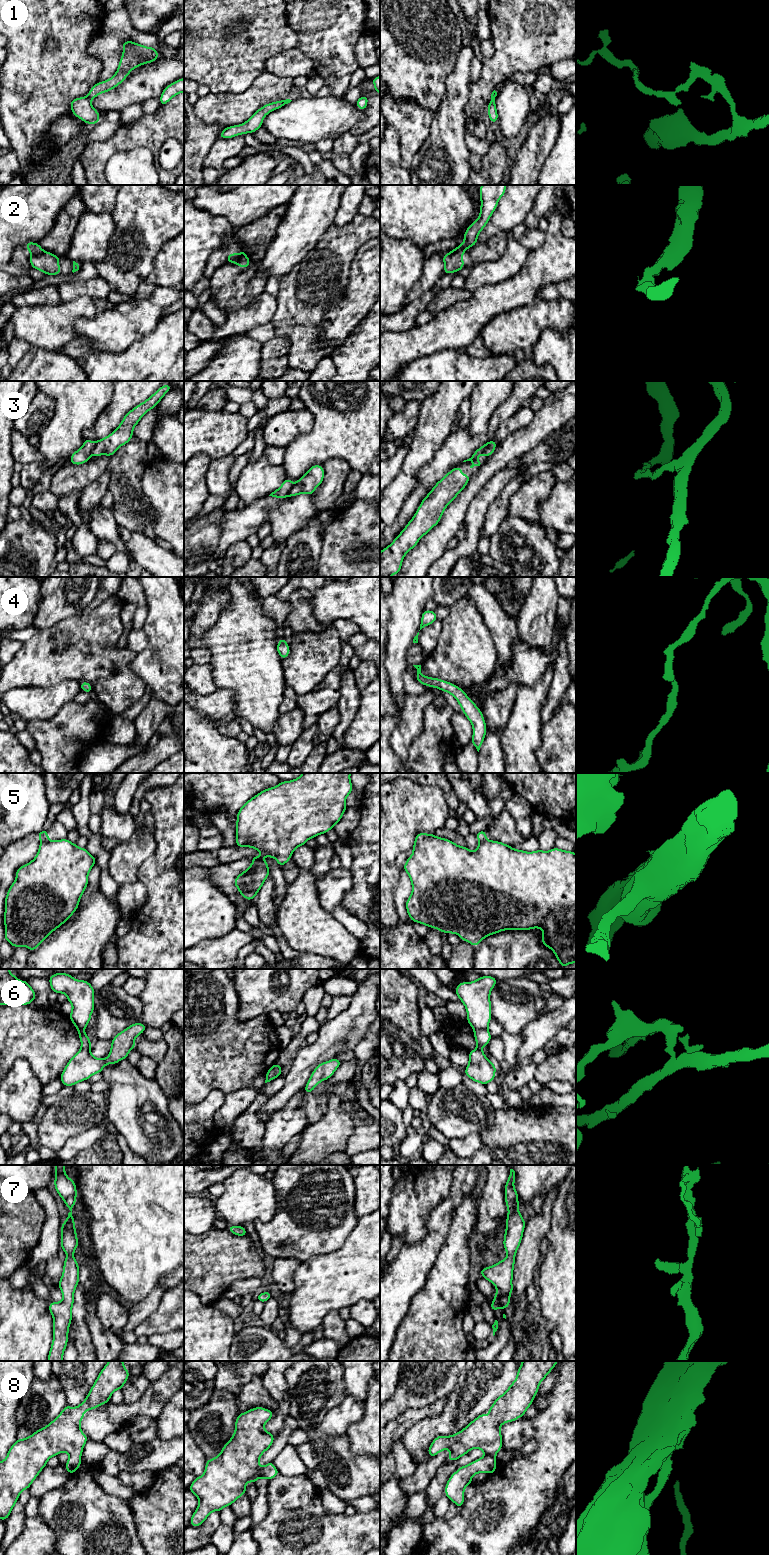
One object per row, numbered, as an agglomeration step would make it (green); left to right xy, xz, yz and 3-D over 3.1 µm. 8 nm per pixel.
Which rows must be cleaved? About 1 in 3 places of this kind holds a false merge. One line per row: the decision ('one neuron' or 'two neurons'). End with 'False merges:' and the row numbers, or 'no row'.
1: two neurons
2: two neurons
3: two neurons
4: one neuron
5: two neurons
6: two neurons
7: one neuron
8: one neuron
False merges: 1, 2, 3, 5, 6

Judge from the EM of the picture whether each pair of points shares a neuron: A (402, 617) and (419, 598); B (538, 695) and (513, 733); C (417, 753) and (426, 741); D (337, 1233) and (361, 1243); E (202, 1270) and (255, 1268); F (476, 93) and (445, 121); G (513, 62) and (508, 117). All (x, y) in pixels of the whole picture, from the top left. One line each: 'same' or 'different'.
A: same
B: same
C: same
D: different
E: same
F: different
G: different

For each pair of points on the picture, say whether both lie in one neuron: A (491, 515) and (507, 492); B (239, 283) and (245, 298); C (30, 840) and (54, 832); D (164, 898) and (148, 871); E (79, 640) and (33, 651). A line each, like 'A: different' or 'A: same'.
A: same
B: same
C: same
D: same
E: same

